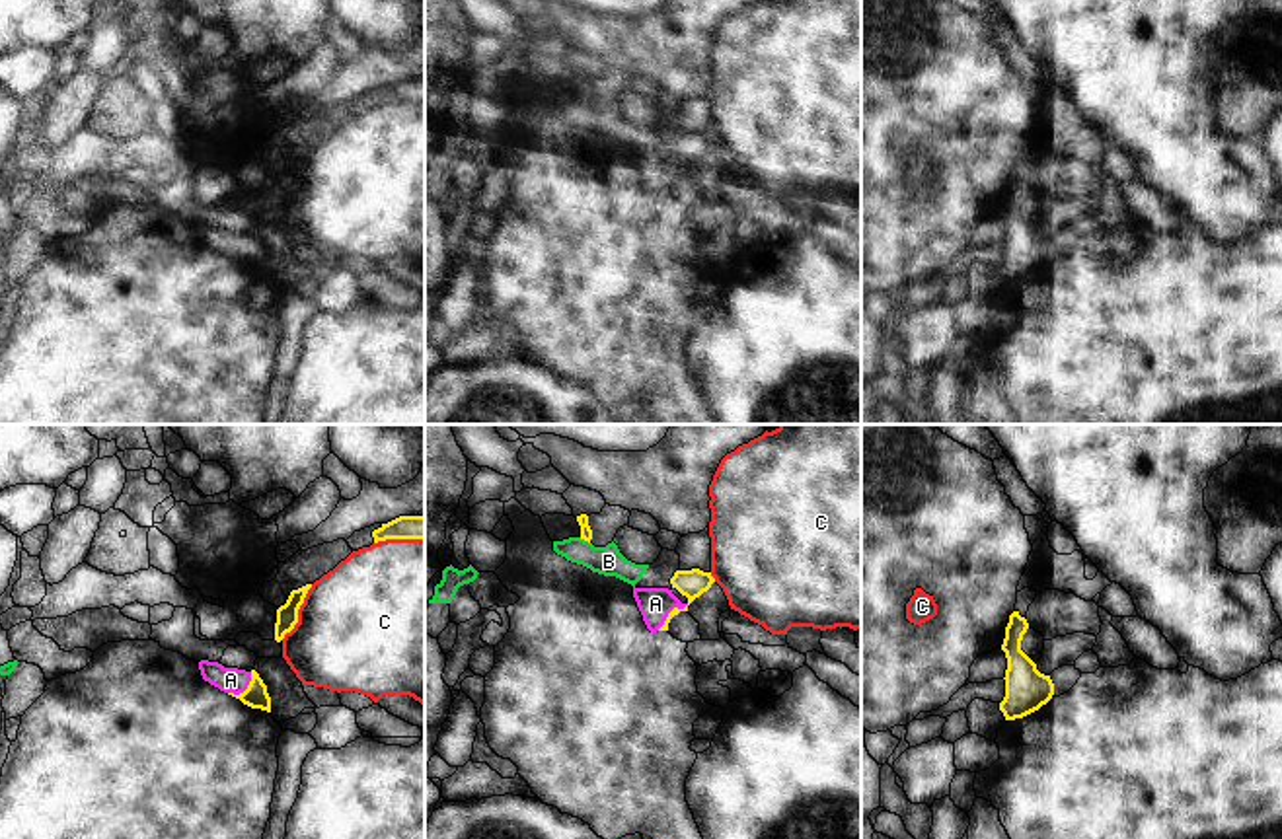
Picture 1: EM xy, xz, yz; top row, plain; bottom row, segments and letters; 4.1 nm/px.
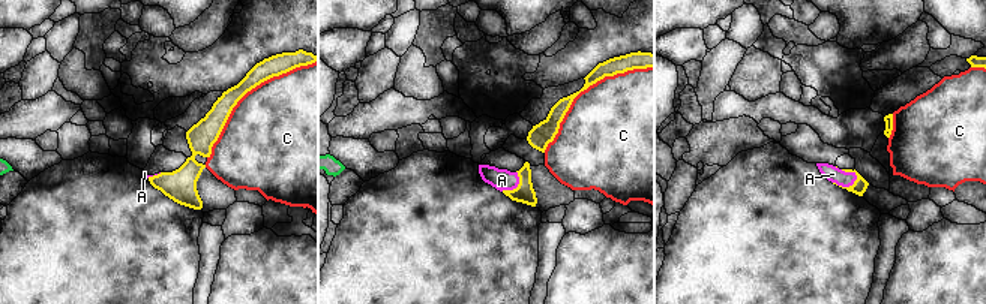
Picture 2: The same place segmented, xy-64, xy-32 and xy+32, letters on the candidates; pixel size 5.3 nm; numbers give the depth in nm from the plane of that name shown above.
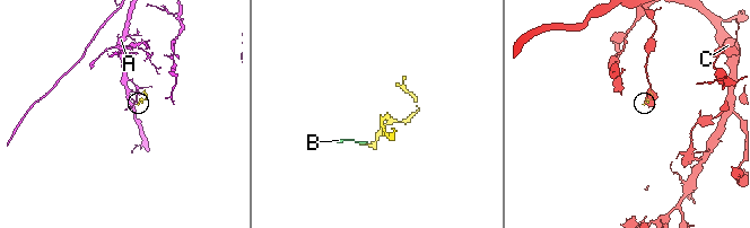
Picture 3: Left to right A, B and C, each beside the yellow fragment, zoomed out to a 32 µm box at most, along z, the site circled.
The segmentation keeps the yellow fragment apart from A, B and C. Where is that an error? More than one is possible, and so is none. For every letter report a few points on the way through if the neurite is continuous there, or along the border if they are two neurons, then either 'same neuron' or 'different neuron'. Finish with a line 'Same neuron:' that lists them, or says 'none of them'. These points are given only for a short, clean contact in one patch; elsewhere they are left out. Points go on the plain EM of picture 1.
A: across xz (692, 146), (690, 164), (671, 176), (655, 168) | same neuron
B: along xz (579, 102), (589, 108) | different neuron
C: different neuron
Same neuron: A

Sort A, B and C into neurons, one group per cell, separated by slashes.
A / B / C

